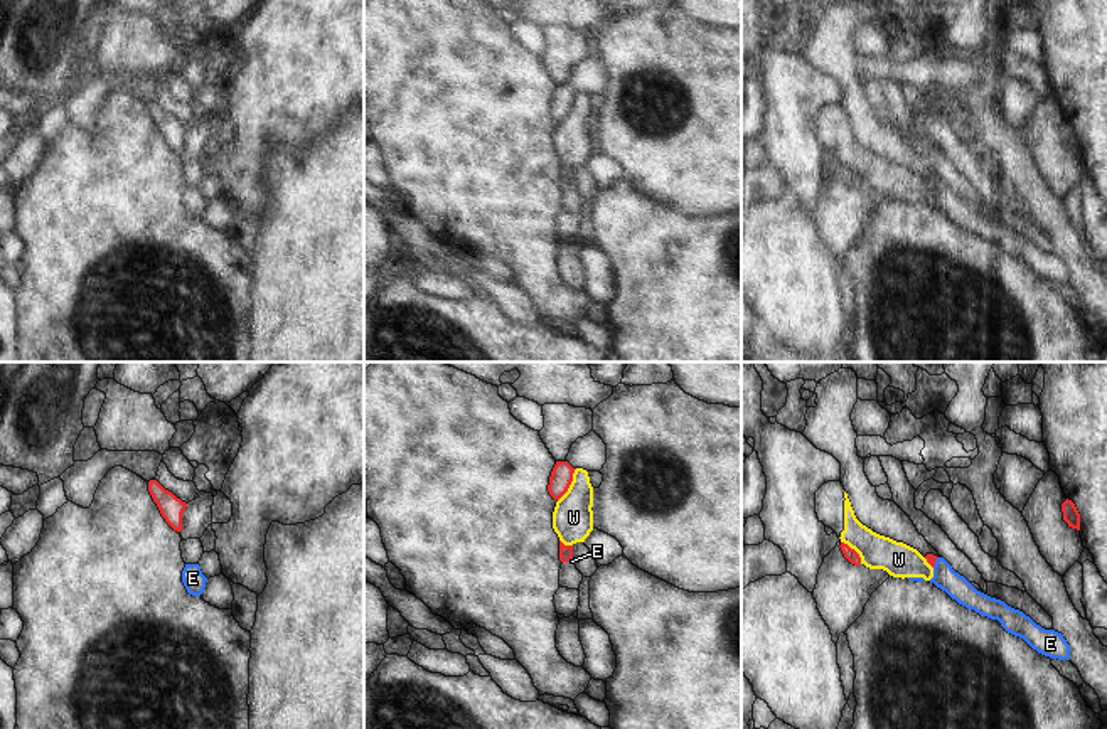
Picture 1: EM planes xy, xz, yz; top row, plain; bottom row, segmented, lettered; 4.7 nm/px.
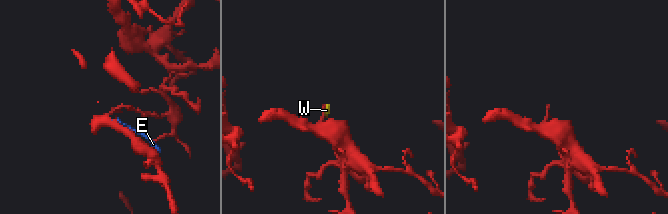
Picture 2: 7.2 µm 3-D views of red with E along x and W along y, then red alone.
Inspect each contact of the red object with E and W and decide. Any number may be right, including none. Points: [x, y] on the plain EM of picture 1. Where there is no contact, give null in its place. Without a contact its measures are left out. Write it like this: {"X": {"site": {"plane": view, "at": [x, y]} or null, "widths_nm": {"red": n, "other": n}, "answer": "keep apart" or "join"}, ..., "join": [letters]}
{"E": {"site": {"plane": "yz", "at": [934, 186]}, "widths_nm": {"red": 50, "other": 110}, "answer": "keep apart"}, "W": {"site": {"plane": "xz", "at": [570, 106]}, "widths_nm": {"red": 110, "other": 190}, "answer": "keep apart"}, "join": []}

